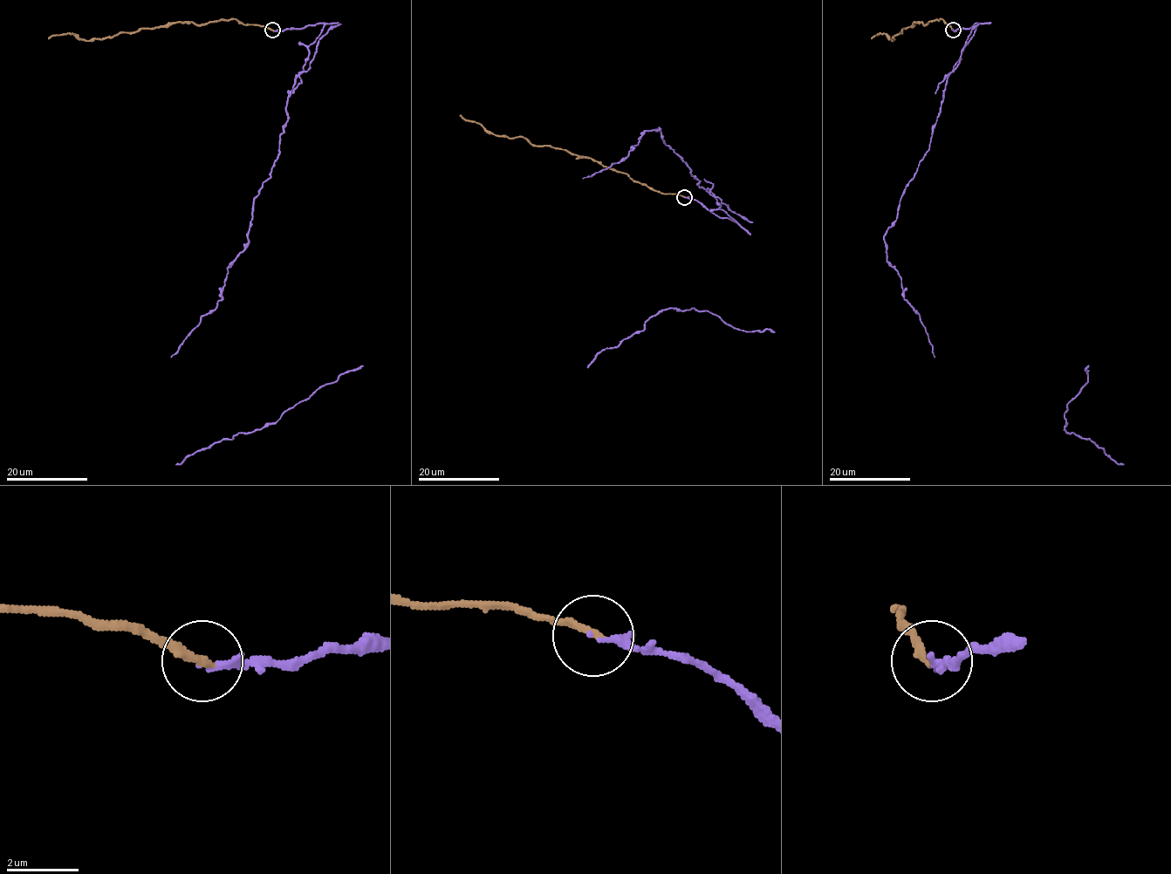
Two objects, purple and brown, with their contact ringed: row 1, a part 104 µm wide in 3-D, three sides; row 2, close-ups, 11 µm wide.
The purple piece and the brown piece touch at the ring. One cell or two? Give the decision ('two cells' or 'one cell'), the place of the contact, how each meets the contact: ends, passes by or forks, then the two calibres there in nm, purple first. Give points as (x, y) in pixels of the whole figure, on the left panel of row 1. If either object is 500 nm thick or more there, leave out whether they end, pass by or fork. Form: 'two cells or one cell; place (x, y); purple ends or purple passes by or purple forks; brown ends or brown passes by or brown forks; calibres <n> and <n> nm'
one cell; place (272, 30); purple passes by; brown ends; calibres 100 and 240 nm

